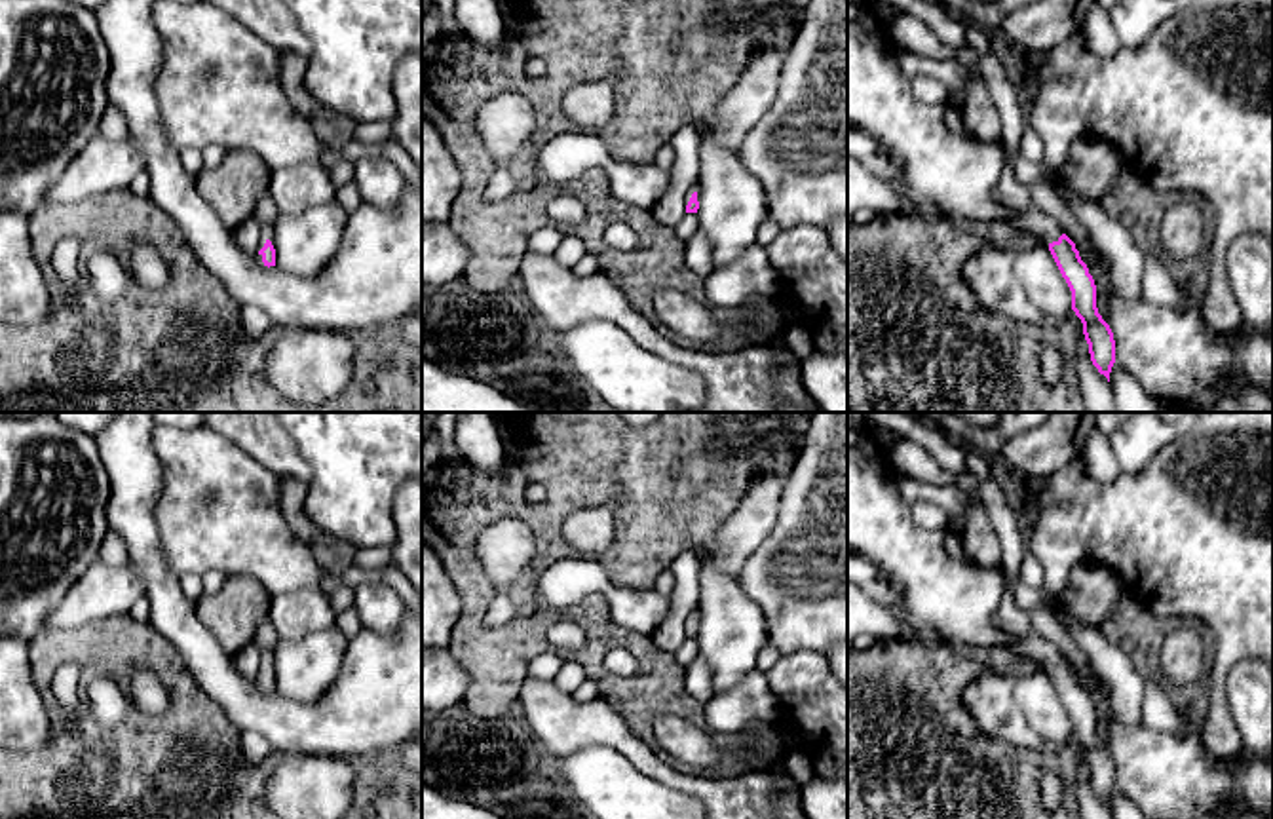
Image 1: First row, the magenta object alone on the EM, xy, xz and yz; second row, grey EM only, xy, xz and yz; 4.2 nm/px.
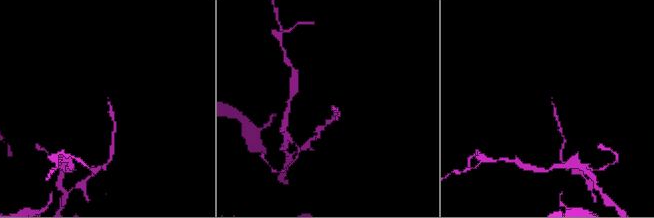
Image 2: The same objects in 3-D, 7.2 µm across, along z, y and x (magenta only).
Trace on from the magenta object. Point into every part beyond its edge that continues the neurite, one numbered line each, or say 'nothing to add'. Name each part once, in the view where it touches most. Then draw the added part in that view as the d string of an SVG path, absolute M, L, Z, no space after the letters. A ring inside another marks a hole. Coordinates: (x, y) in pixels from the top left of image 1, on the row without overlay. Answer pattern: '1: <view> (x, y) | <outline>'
1: yz (1025, 641) | M1003 591L994 625L1009 637L1009 652L1015 657L1034 659L1047 671L1062 661L1058 648L1034 629L1030 616L1015 604L1011 591Z

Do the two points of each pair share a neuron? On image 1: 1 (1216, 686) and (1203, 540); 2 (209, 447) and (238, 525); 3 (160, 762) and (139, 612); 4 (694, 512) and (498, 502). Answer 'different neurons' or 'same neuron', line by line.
1: same neuron
2: same neuron
3: different neurons
4: same neuron

